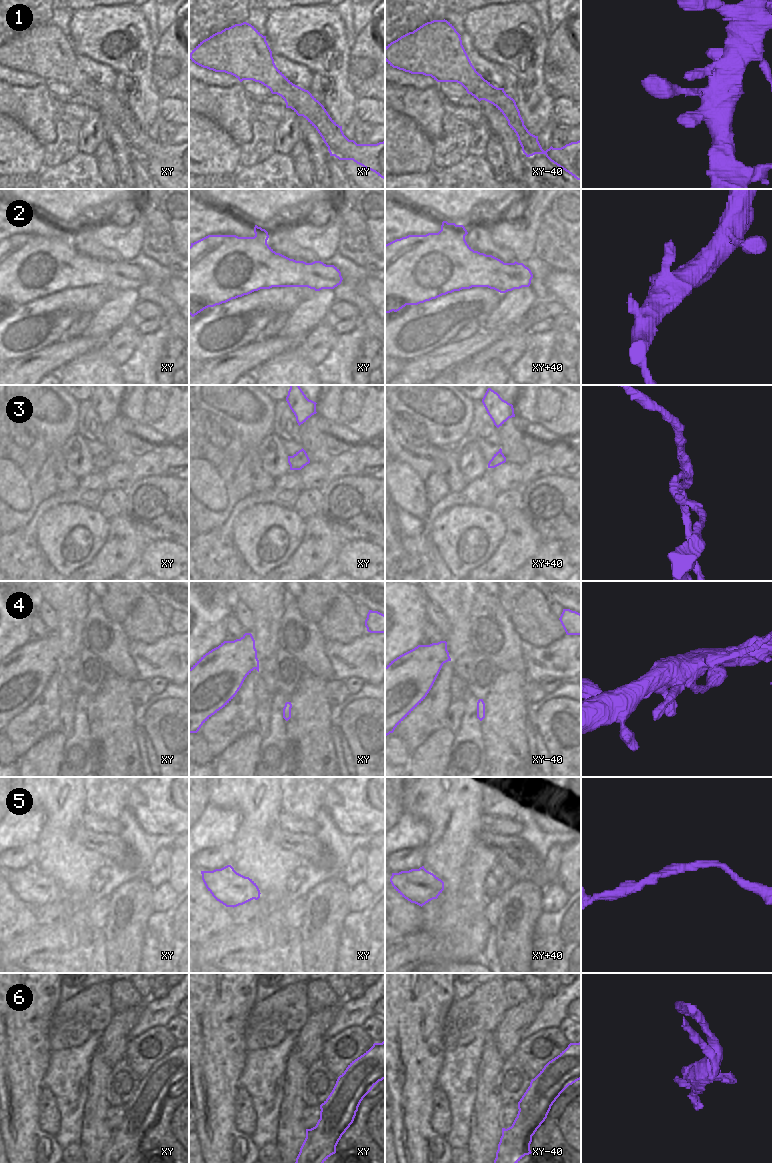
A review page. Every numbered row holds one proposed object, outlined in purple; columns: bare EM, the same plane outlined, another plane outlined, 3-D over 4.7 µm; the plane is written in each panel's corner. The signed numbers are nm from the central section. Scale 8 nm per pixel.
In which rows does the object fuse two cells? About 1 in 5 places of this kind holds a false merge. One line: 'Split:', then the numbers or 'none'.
Split: 6

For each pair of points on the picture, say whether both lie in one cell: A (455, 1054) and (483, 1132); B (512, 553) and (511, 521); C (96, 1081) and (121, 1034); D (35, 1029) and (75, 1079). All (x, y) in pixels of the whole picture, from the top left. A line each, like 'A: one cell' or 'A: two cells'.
A: two cells
B: one cell
C: two cells
D: two cells

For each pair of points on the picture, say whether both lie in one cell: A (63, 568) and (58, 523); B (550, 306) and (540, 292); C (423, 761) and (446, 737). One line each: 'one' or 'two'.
A: one
B: two
C: one

